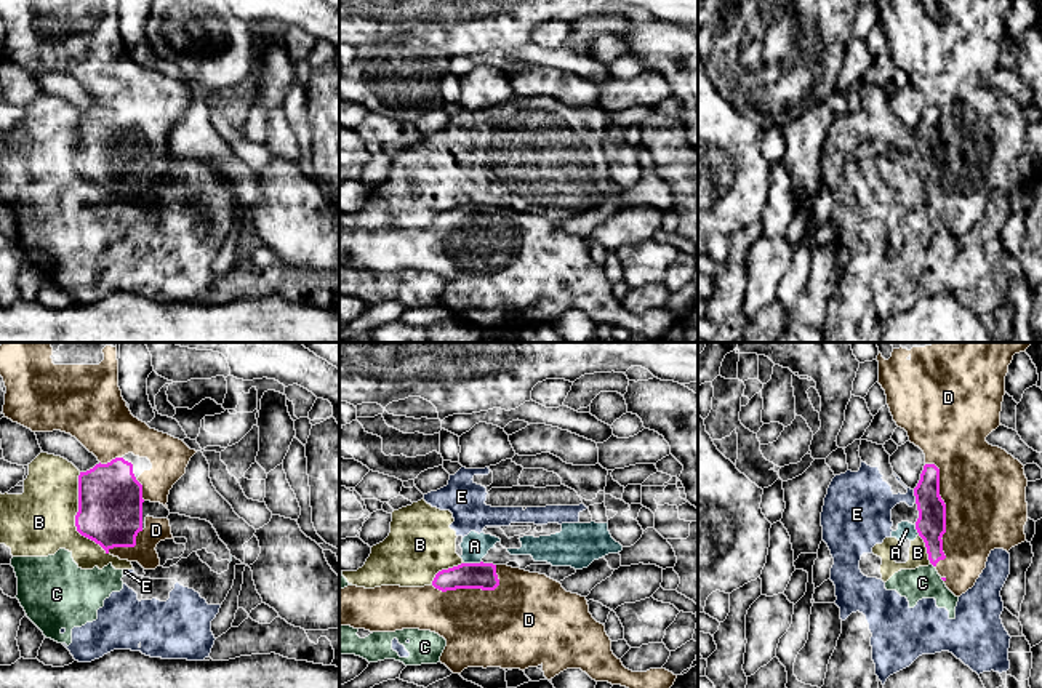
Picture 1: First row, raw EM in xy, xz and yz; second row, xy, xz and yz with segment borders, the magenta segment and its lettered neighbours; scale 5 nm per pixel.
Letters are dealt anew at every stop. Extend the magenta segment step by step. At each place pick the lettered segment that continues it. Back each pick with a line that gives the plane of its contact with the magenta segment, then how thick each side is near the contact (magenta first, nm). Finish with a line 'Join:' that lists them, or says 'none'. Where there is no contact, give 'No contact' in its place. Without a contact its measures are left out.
D: Touches magenta in yz. Thickness 150 nm (magenta) against 420 nm
Join: D

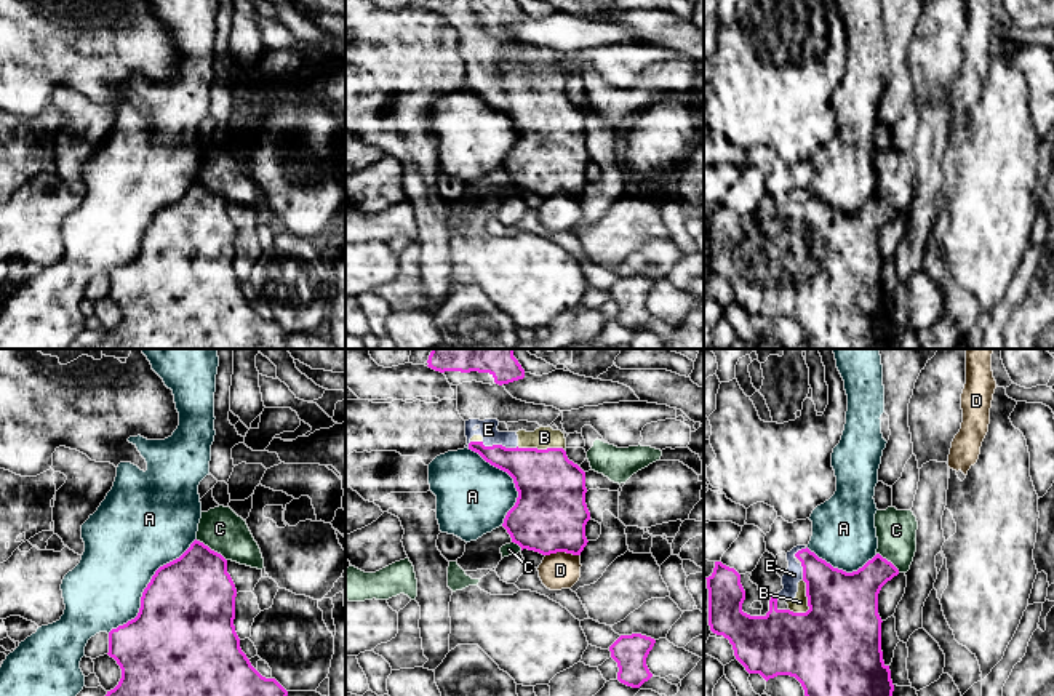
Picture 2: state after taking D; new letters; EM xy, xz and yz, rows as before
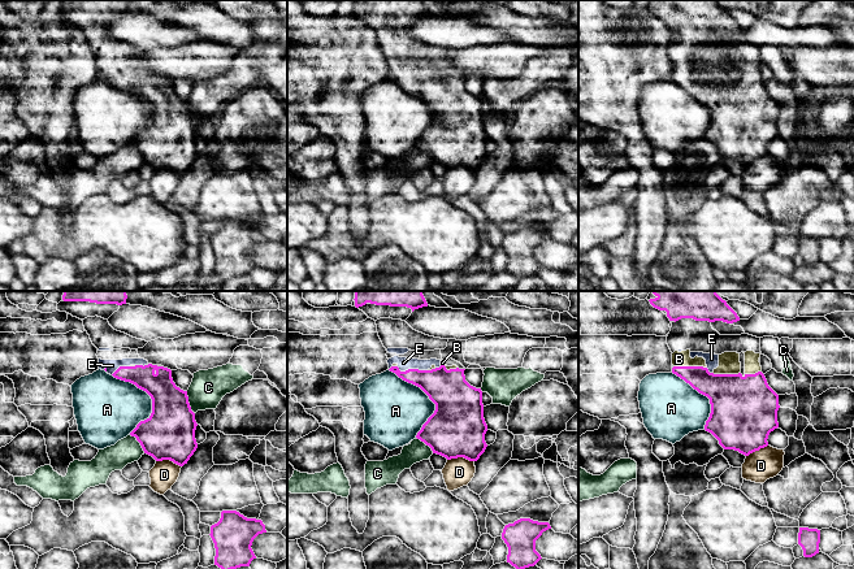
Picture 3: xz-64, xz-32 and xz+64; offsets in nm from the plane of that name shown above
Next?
B: Touches magenta in yz. Thickness 440 nm (magenta) against 80 nm
E: Touches magenta in xz. Thickness 260 nm (magenta) against 100 nm
Join: B, E

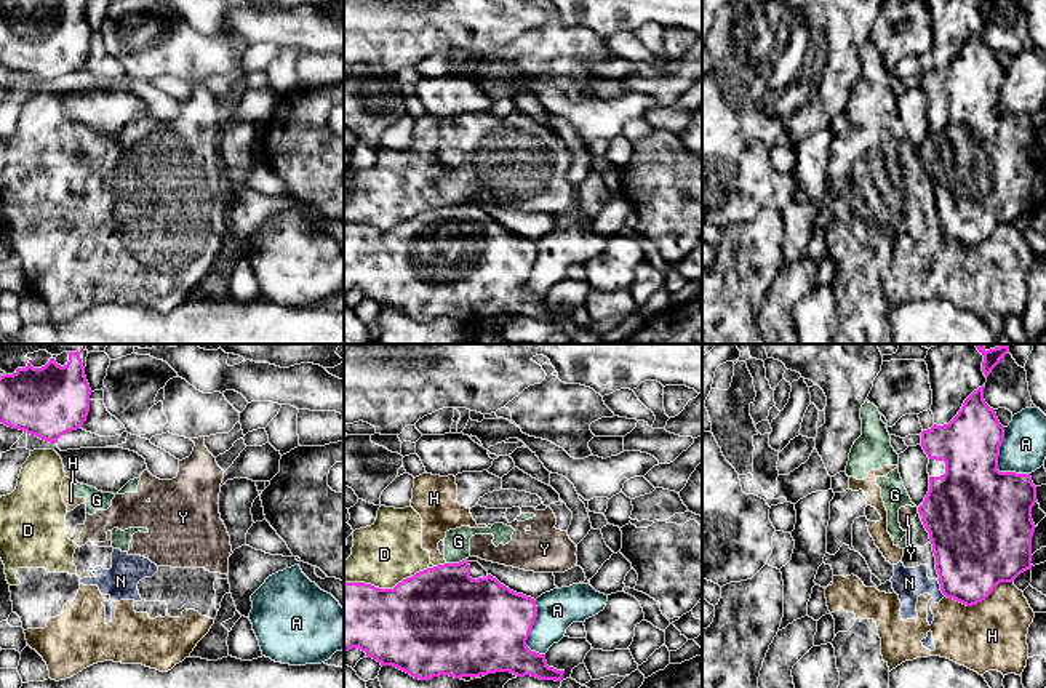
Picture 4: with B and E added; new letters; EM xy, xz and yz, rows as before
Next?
Join: none

